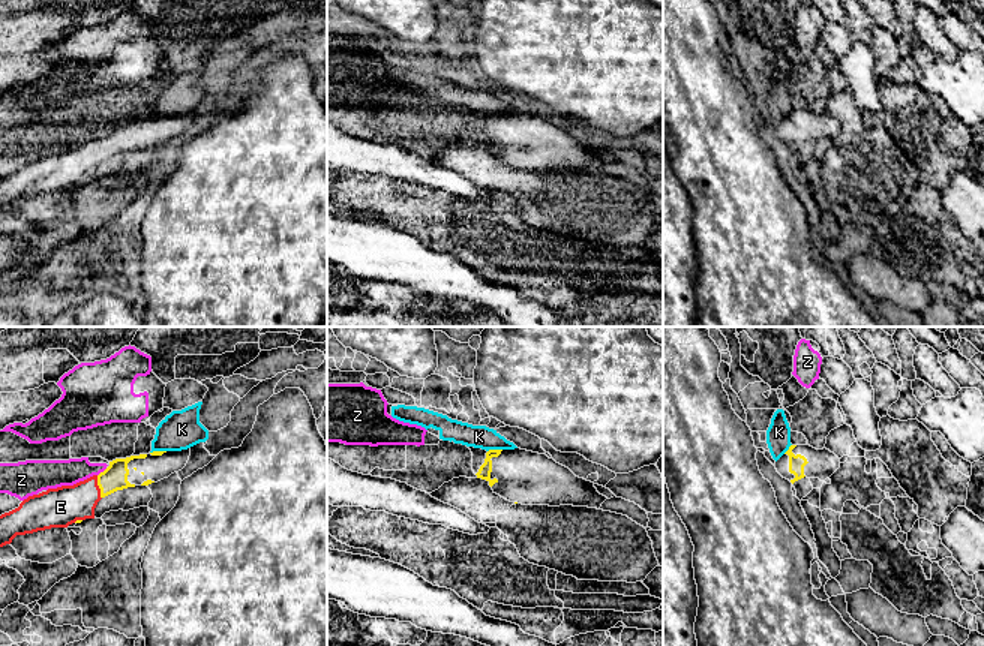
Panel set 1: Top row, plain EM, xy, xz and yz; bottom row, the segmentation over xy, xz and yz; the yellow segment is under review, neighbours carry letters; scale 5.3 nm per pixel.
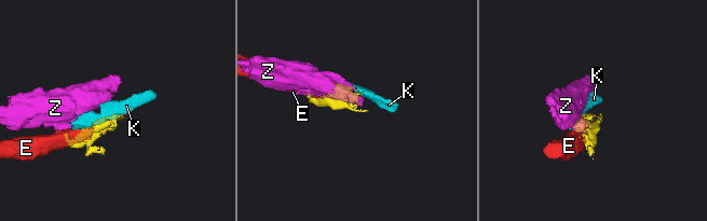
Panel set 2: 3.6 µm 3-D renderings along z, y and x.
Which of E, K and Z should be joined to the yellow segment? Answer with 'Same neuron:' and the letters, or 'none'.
Same neuron: E

